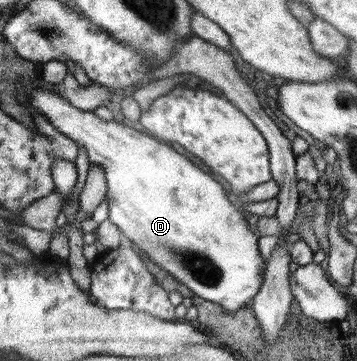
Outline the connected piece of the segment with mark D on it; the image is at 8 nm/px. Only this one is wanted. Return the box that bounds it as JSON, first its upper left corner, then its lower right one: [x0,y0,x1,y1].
[28,87,265,312]

